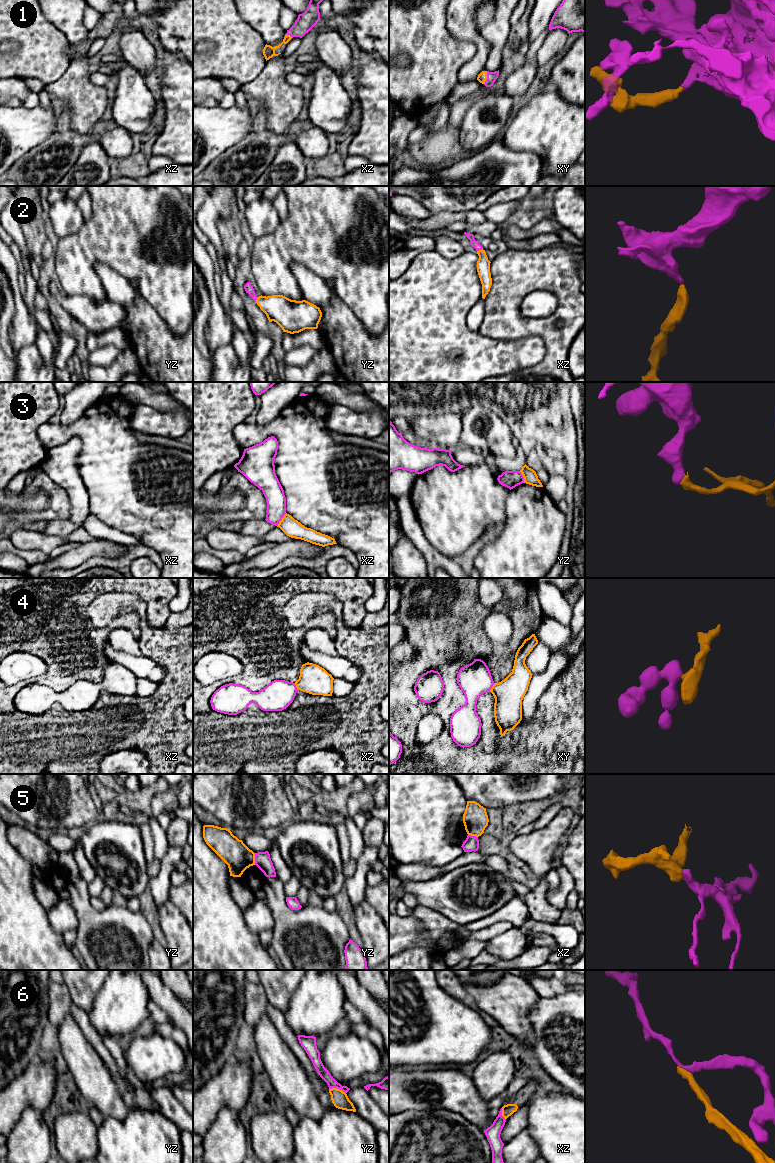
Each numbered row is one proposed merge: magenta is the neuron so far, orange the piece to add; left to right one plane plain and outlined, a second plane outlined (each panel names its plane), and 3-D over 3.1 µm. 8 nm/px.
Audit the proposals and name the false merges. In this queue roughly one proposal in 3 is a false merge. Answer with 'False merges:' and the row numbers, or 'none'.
False merges: 3, 5

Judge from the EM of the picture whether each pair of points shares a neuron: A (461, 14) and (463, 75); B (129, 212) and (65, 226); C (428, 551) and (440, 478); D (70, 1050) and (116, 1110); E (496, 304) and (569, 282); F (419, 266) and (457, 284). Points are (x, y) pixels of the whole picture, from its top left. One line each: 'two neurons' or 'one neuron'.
A: one neuron
B: two neurons
C: two neurons
D: one neuron
E: one neuron
F: one neuron

